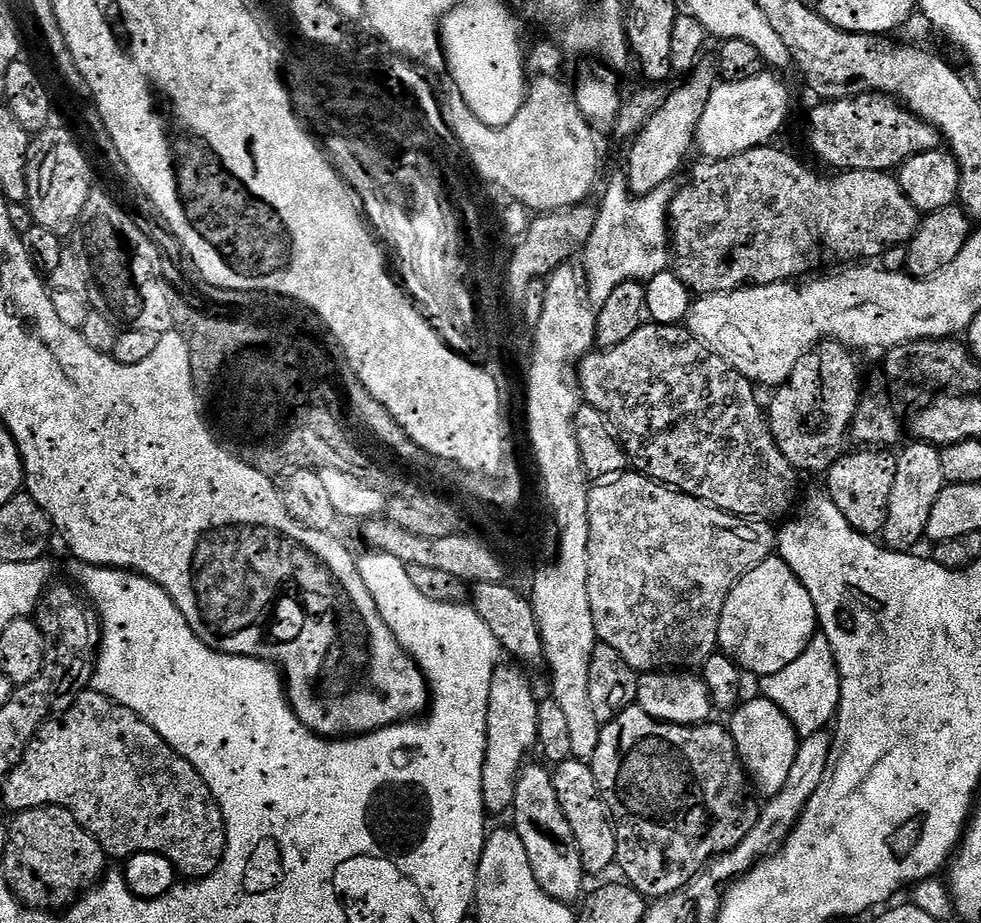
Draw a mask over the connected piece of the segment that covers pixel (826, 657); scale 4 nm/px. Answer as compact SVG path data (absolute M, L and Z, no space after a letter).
M816 647L805 648L799 658L786 666L786 670L778 670L778 674L765 676L762 680L763 695L779 705L804 734L825 731L840 708L841 665L831 647Z

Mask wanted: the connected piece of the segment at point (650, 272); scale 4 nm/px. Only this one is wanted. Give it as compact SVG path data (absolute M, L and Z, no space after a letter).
M622 178L618 182L610 181L608 186L602 202L602 216L606 224L604 266L598 270L589 269L586 274L588 293L598 308L622 283L649 281L670 266L666 258L666 228L672 201L669 189L656 189L648 195L637 195Z

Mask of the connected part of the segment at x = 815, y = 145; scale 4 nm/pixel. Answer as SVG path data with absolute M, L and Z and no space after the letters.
M883 94L820 102L808 116L808 140L813 150L832 167L829 169L891 173L897 166L903 165L908 157L916 156L922 150L921 121L909 119L908 132L900 128L899 107L901 105L895 99Z

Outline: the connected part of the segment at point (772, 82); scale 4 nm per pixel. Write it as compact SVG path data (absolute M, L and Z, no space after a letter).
M765 70L754 78L717 83L712 89L702 122L696 131L698 152L709 161L734 158L751 148L769 143L768 140L788 120L788 88L771 71Z

